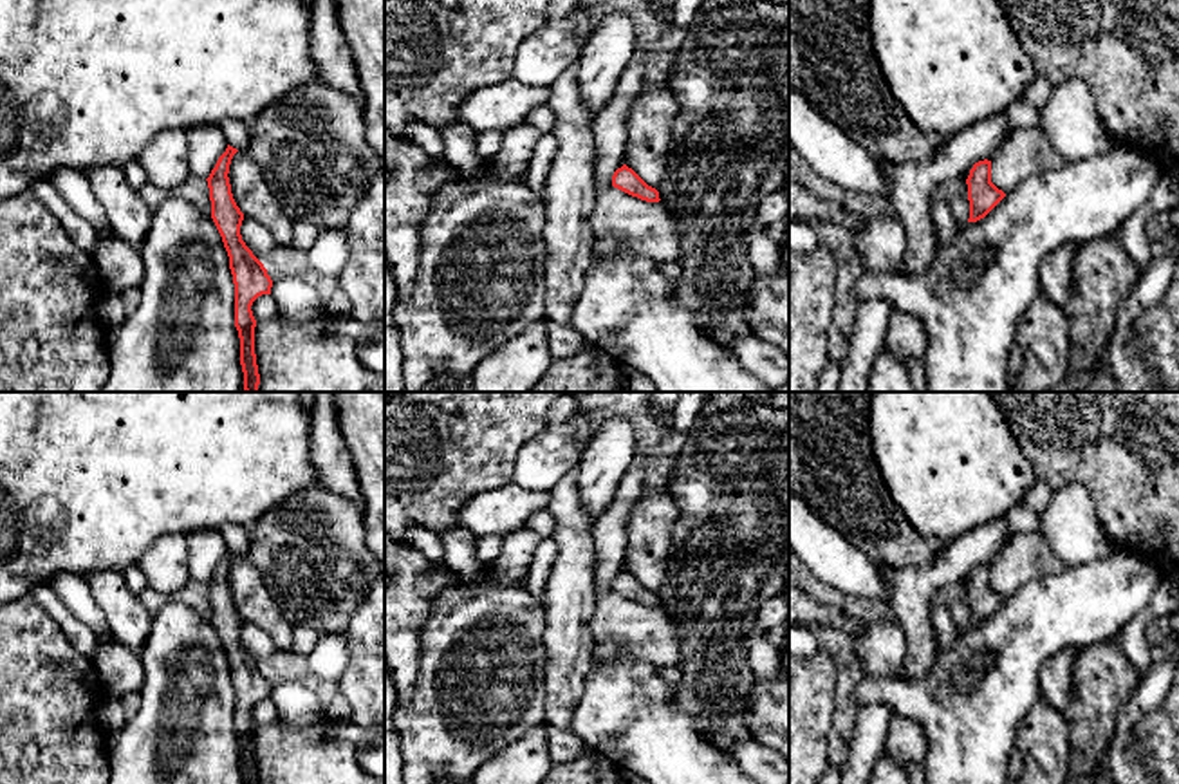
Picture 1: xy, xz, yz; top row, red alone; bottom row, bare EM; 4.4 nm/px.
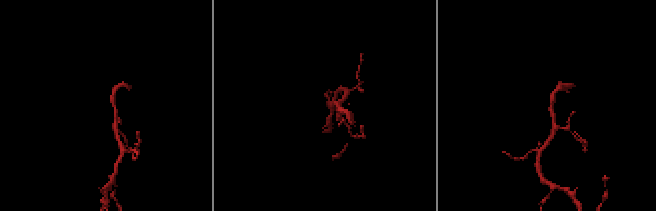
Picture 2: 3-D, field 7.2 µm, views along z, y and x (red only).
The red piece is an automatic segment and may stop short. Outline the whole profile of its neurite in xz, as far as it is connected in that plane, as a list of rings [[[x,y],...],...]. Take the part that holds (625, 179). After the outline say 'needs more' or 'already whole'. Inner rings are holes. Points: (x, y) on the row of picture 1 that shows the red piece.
[[[623,164],[612,175],[612,186],[646,202],[659,202],[659,191],[648,186],[632,168]]]; already whole

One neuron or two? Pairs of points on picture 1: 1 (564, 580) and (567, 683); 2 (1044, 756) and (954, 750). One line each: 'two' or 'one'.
1: one
2: two

